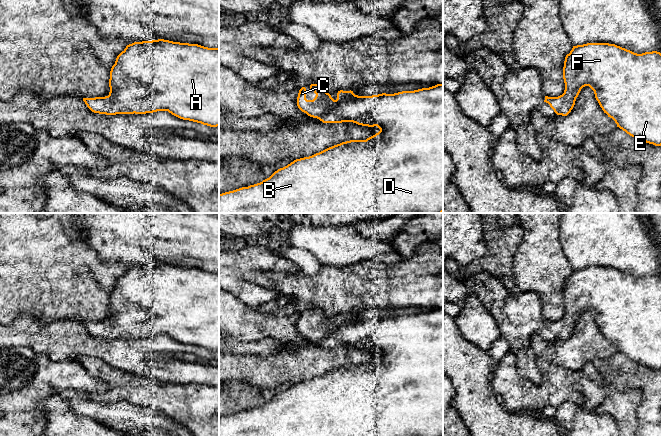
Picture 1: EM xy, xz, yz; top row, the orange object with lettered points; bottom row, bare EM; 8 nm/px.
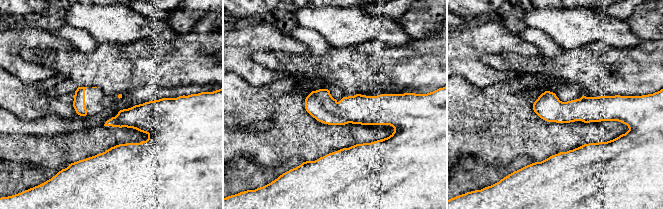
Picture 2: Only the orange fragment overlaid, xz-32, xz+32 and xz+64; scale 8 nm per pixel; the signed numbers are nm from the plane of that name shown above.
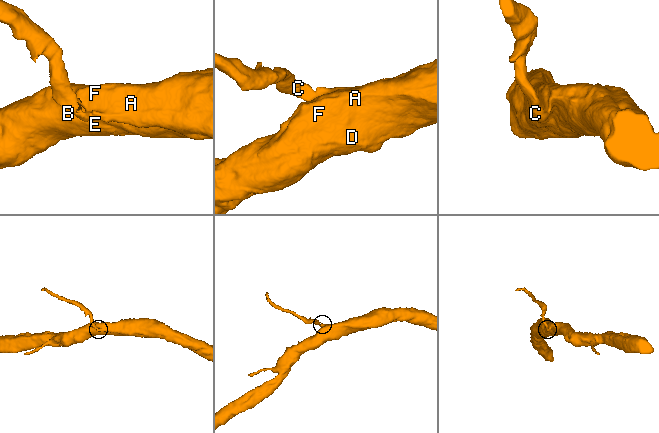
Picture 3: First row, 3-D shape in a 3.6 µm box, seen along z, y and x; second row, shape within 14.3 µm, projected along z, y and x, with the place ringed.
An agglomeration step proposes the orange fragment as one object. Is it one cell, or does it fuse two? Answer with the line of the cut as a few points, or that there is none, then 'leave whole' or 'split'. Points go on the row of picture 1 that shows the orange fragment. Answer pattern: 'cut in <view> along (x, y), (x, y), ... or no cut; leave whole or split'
no cut; leave whole

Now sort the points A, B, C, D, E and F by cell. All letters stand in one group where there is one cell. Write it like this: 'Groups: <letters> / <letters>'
Groups: A B C D E F

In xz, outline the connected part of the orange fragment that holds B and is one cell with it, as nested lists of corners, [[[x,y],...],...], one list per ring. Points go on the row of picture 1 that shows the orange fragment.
[[[443,83],[414,91],[372,96],[358,96],[351,90],[340,90],[336,100],[318,84],[311,84],[310,90],[316,94],[313,100],[306,99],[305,87],[299,90],[297,97],[298,108],[308,116],[323,123],[353,122],[362,126],[377,126],[380,131],[366,140],[342,142],[312,156],[296,159],[260,183],[219,194],[219,213],[443,213]]]

